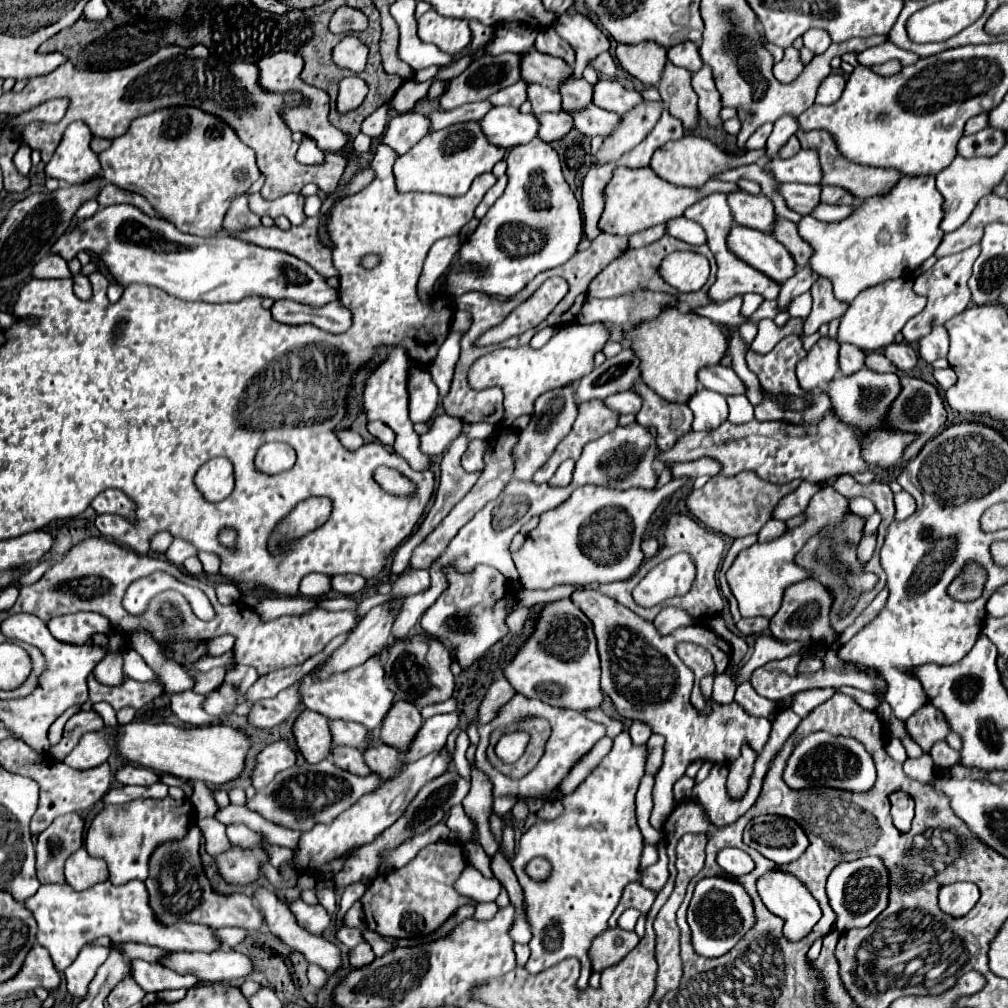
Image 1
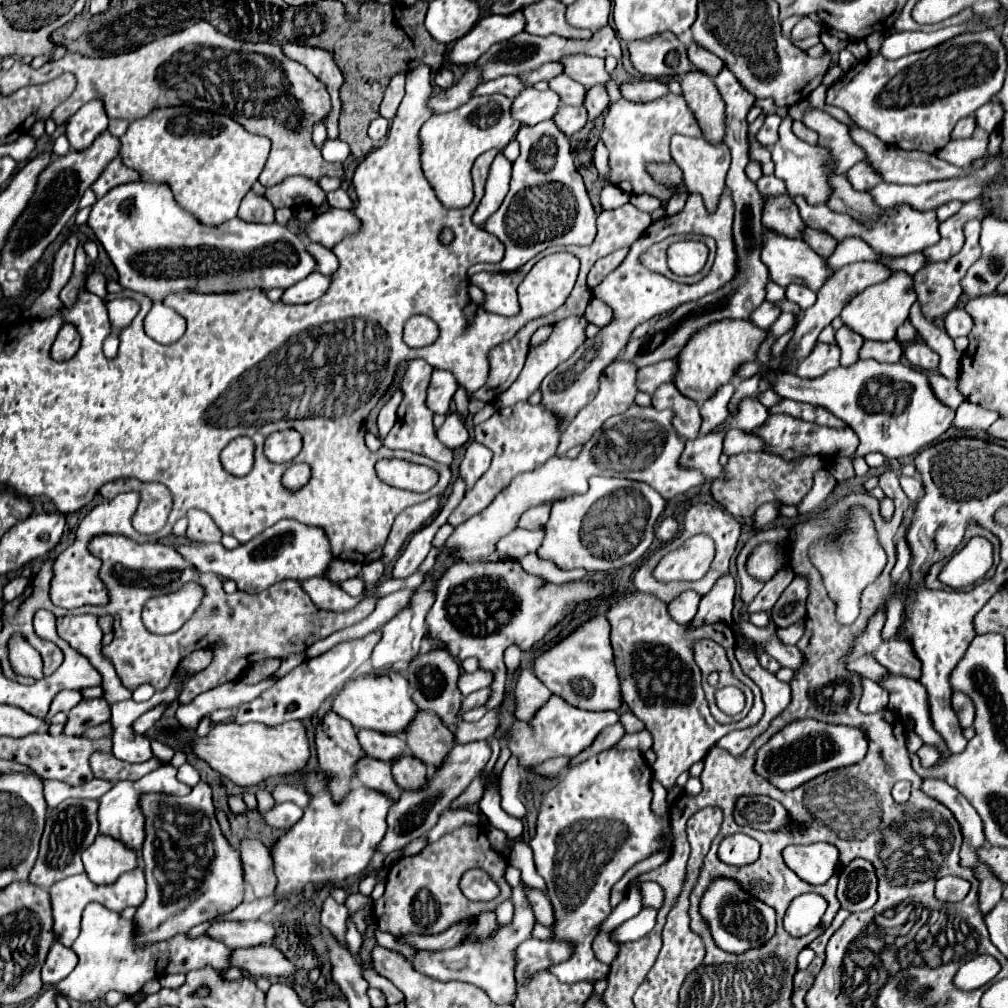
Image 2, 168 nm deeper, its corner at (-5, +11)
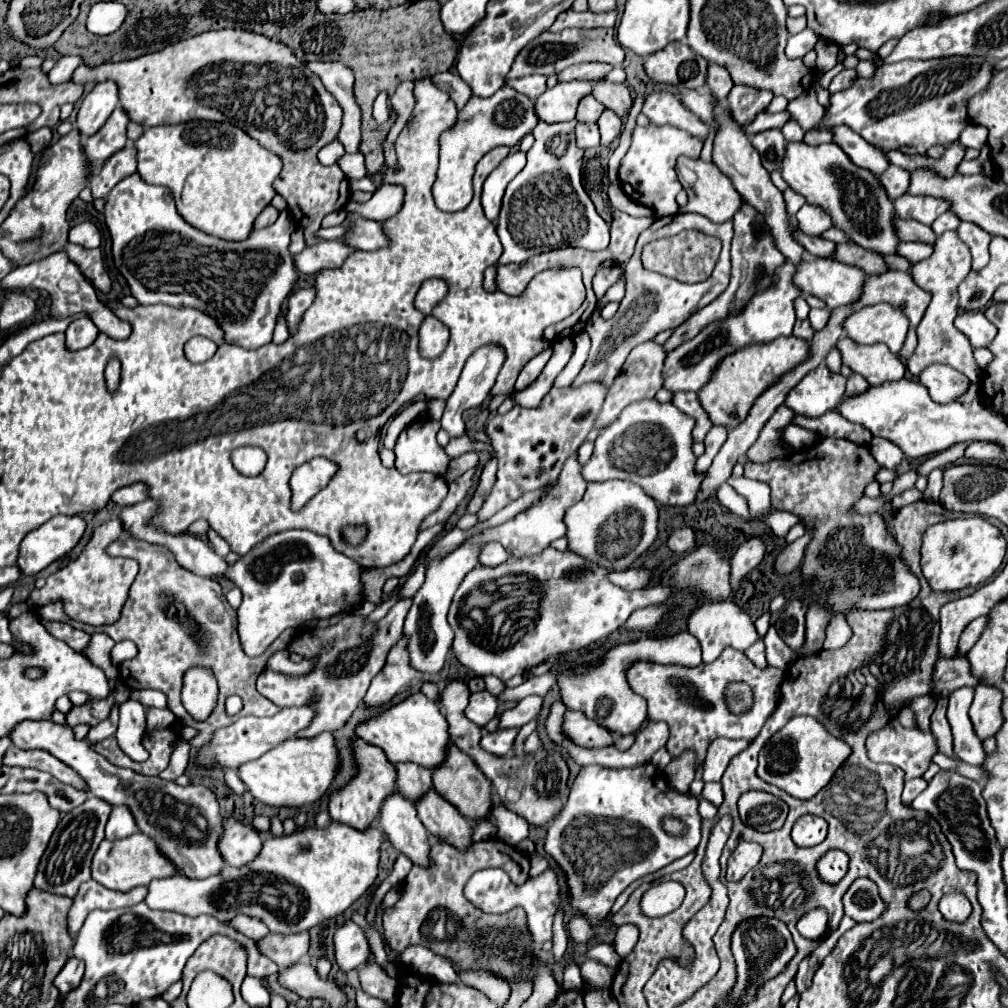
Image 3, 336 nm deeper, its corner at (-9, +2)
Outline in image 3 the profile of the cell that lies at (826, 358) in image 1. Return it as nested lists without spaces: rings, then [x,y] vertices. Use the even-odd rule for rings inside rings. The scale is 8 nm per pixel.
[[[824,363],[812,369],[786,397],[786,407],[790,407],[798,415],[808,415],[808,417],[818,417],[830,409],[836,409],[840,405],[840,397],[846,391],[846,377],[840,373],[832,373]]]

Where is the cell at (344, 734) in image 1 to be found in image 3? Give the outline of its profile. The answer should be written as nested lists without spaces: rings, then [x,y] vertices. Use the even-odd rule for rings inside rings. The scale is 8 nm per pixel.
[[[400,763],[396,765],[396,775],[398,775],[396,781],[398,791],[412,803],[432,787],[432,777],[430,777],[432,771],[424,769],[422,765]]]

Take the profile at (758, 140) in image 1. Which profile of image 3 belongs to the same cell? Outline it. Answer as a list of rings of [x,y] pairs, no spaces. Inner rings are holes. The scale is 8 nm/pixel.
[[[768,129],[768,131],[756,133],[756,137],[752,137],[752,145],[758,149],[762,157],[762,165],[768,171],[774,171],[780,167],[784,157],[784,145],[786,145],[780,129]]]

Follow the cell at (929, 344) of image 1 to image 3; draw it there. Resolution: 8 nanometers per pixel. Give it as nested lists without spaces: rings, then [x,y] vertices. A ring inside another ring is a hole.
[[[982,311],[962,313],[956,317],[954,325],[970,339],[972,347],[988,347],[988,343],[996,335],[996,327],[984,317]]]

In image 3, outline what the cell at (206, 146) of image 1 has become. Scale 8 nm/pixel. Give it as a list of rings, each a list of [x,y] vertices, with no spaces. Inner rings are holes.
[[[188,121],[150,127],[134,141],[138,173],[150,185],[172,189],[178,213],[196,229],[228,241],[242,241],[258,213],[274,197],[272,181],[282,171],[276,153],[264,149],[232,123]]]

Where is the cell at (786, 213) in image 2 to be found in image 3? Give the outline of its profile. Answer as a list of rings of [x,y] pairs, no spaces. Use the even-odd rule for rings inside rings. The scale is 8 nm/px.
[[[796,227],[796,241],[800,241],[800,245],[804,245],[804,249],[816,257],[830,257],[834,251],[832,241],[826,241],[822,237],[808,237],[806,233],[800,233],[798,227]]]

